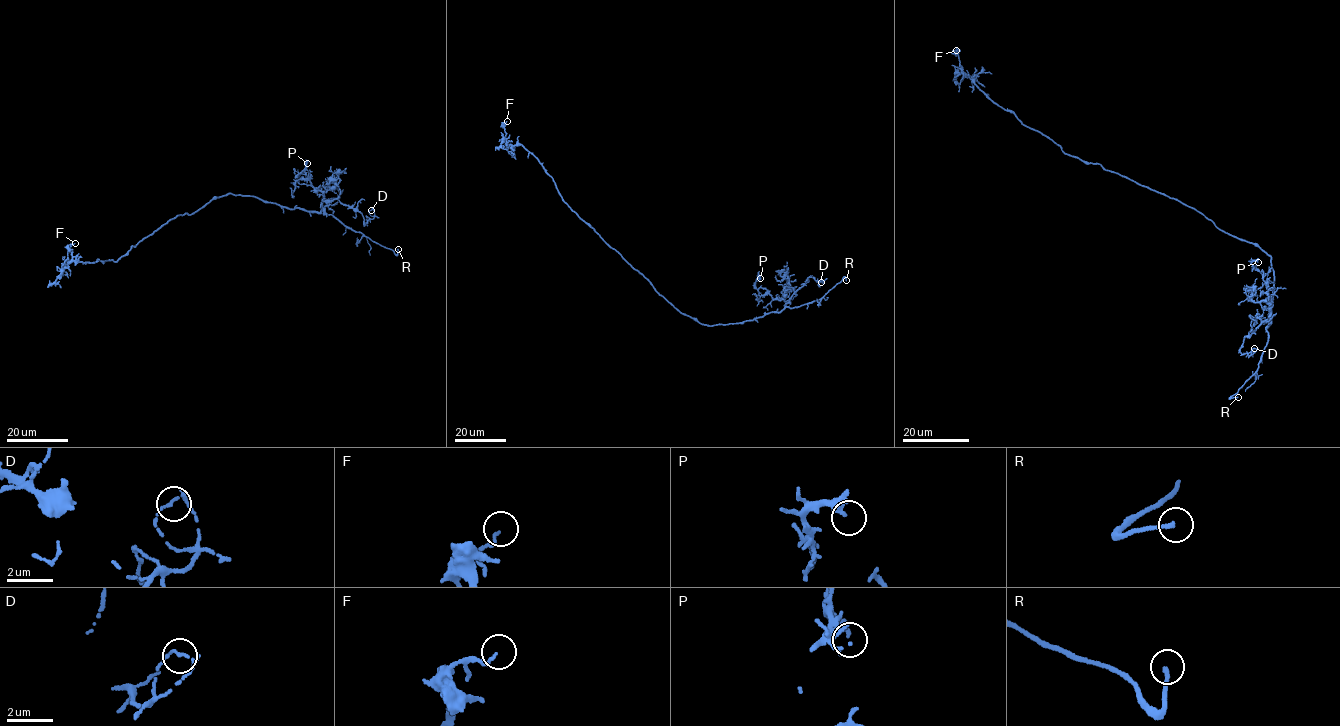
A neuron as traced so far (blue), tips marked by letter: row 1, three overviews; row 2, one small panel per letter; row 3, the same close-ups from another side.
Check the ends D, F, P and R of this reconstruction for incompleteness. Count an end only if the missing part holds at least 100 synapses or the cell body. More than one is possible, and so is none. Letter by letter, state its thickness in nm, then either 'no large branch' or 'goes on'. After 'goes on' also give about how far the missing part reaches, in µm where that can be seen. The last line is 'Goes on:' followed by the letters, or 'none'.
D: calibre 100 nm; no large branch
F: calibre 110 nm; no large branch
P: calibre 280 nm; no large branch
R: calibre 160 nm; goes on; missing 25 µm
Goes on: R

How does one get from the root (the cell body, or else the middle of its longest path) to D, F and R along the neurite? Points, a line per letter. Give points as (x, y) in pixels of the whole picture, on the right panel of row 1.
D: (1189, 207), (1270, 256), (1275, 281), (1270, 324), (1264, 320), (1244, 337), (1240, 353), (1249, 356), (1254, 348)
F: (1189, 207), (1099, 164), (1068, 155), (992, 101), (972, 76), (963, 71), (956, 50)
R: (1189, 207), (1271, 258), (1275, 281), (1266, 329), (1268, 339), (1259, 367), (1230, 397), (1238, 397)

